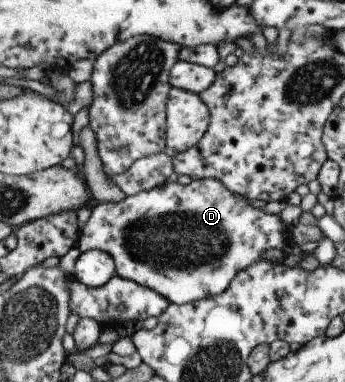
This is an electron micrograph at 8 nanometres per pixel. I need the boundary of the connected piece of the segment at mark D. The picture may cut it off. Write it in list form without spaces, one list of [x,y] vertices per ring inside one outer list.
[[[205,178],[191,180],[188,185],[180,185],[178,183],[164,183],[163,185],[151,188],[150,190],[130,195],[115,203],[93,203],[91,214],[86,220],[82,229],[79,230],[76,246],[80,253],[96,249],[112,257],[114,272],[117,277],[131,280],[143,287],[148,287],[150,290],[163,296],[169,303],[183,305],[186,303],[196,302],[205,296],[214,296],[223,293],[227,289],[228,283],[234,278],[234,275],[248,265],[256,261],[266,261],[260,258],[260,254],[268,248],[280,249],[282,246],[290,242],[288,228],[279,220],[277,215],[269,215],[264,213],[262,209],[252,208],[237,200],[219,180]]]

